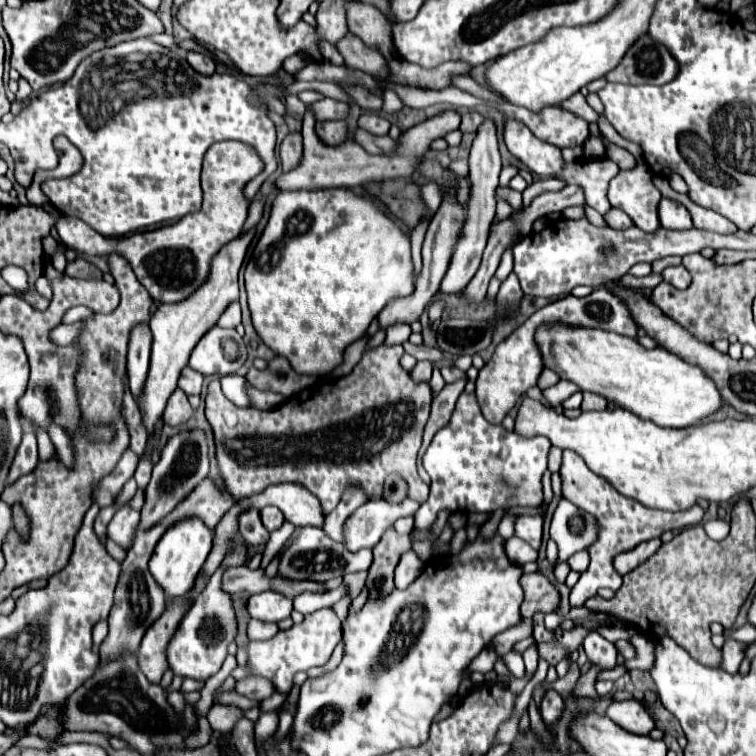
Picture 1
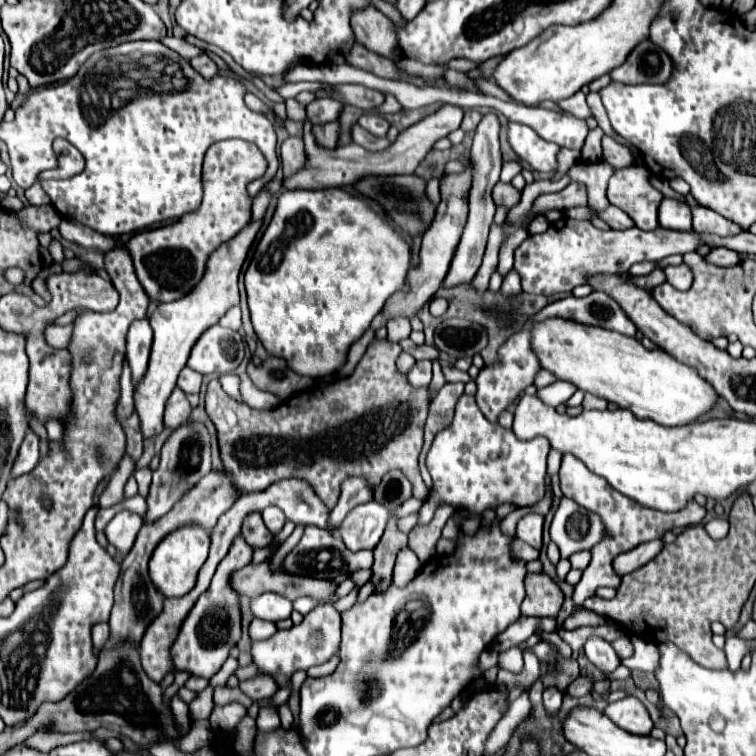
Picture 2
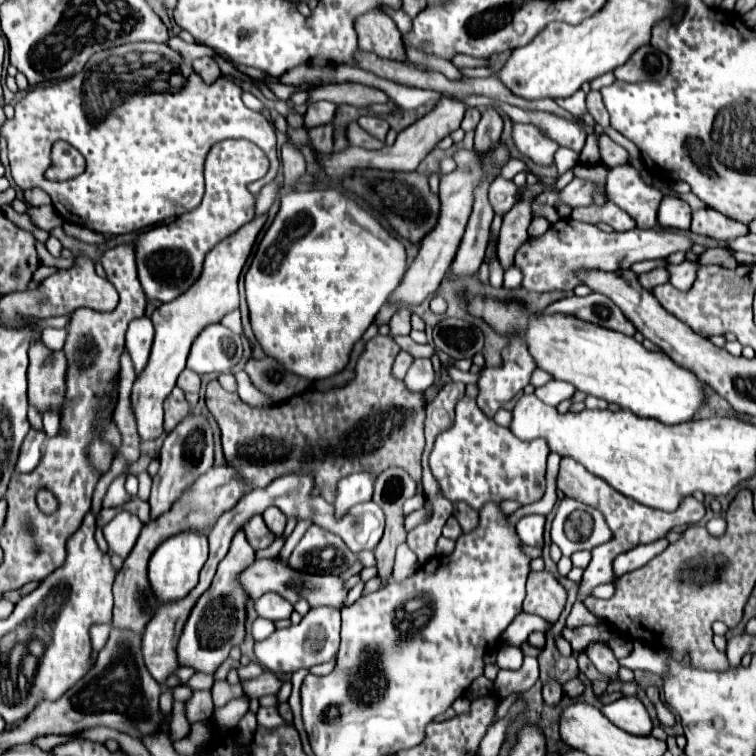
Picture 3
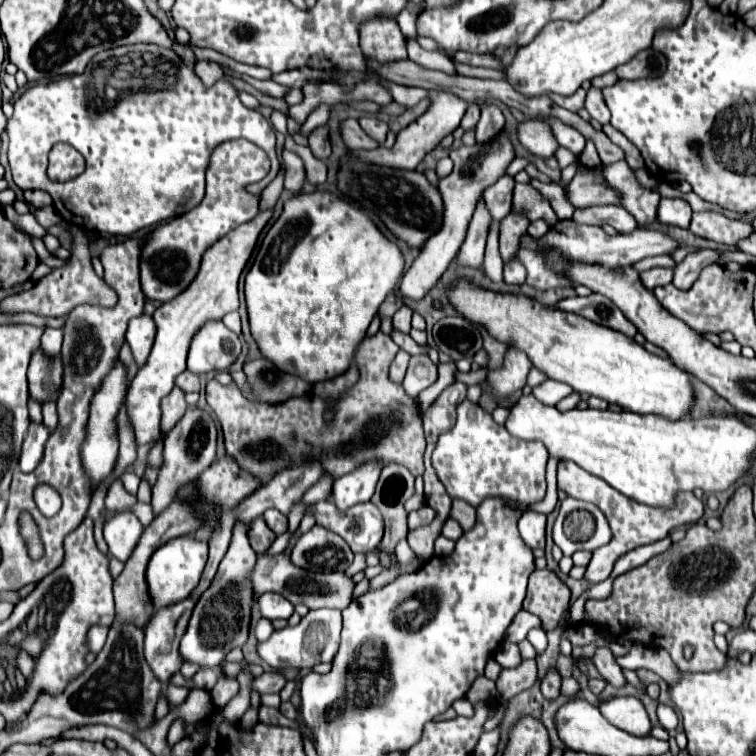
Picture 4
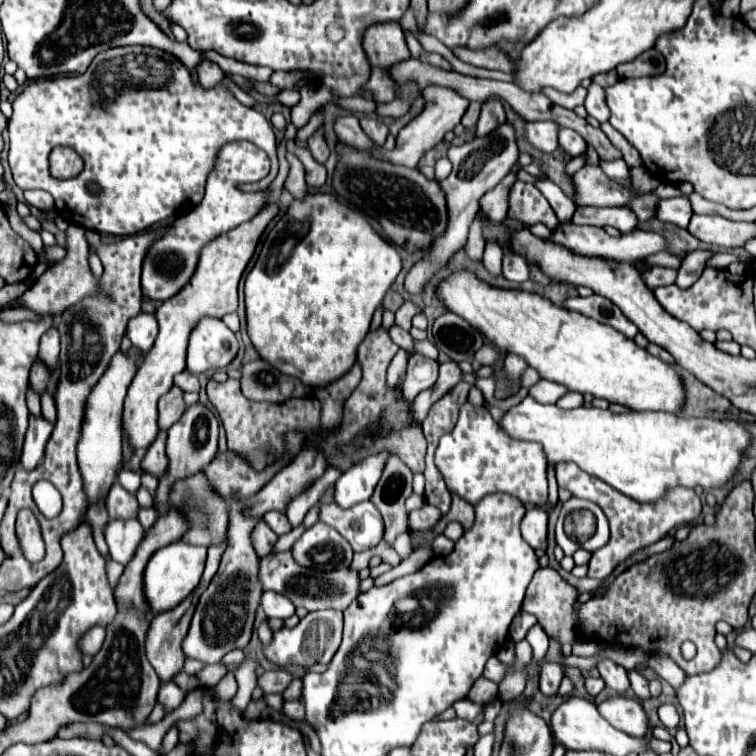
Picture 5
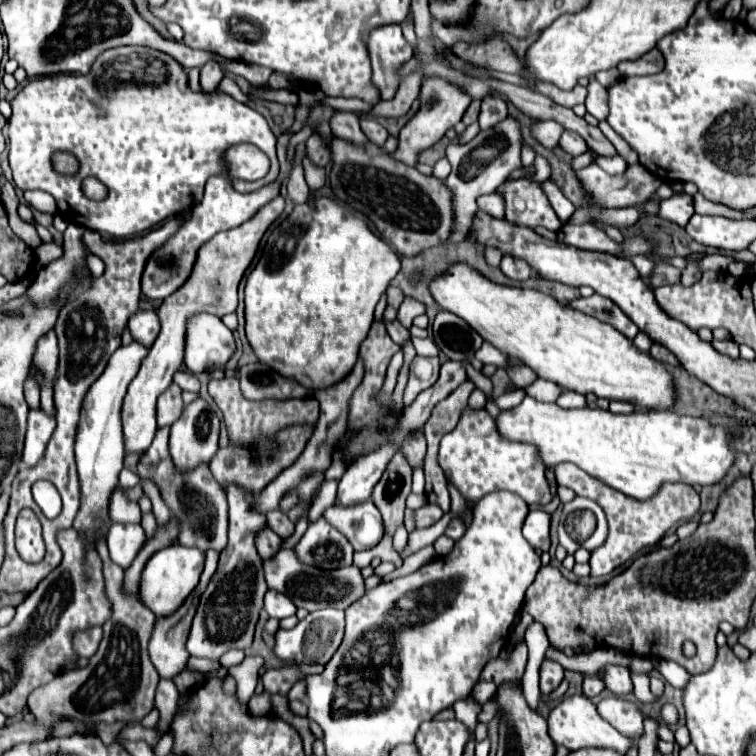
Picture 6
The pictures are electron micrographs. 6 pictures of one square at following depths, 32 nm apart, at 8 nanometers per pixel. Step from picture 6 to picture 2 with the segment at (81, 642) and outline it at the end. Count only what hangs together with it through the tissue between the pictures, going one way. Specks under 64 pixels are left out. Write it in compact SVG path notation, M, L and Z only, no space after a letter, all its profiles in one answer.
M100 622L92 628L92 642L94 642L94 650L98 652L104 646L104 640L108 640L108 624Z

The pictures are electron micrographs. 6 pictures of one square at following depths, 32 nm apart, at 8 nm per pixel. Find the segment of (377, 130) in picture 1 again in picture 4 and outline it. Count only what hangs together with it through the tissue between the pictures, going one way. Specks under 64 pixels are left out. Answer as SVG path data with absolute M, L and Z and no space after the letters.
M362 116L358 122L360 122L362 130L364 130L368 136L372 136L372 138L378 140L380 144L384 144L386 134L388 134L388 124L386 124L384 120L380 120L380 118L376 118L376 116Z

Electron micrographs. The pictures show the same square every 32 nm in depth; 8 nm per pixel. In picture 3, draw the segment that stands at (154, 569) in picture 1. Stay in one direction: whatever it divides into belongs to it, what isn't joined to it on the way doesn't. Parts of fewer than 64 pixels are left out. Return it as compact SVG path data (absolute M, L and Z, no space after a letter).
M184 530L168 540L164 540L152 554L148 564L148 578L152 588L160 592L160 600L180 600L184 594L188 594L198 580L200 568L204 566L208 558L208 534L204 530Z

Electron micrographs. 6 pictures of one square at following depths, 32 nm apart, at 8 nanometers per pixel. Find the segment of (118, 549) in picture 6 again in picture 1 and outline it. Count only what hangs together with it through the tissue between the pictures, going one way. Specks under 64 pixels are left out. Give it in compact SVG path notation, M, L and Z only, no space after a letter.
M124 504L118 508L118 512L114 514L112 522L108 524L108 536L118 542L124 548L132 546L132 528L136 528L140 520L140 512L134 510L132 506Z

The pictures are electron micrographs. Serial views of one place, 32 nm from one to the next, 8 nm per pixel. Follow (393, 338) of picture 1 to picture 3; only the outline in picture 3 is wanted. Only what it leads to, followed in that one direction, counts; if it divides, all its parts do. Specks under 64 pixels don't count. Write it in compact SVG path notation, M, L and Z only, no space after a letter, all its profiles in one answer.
M398 312L396 316L392 316L388 326L390 326L390 338L408 336L410 334L410 314L408 312Z

